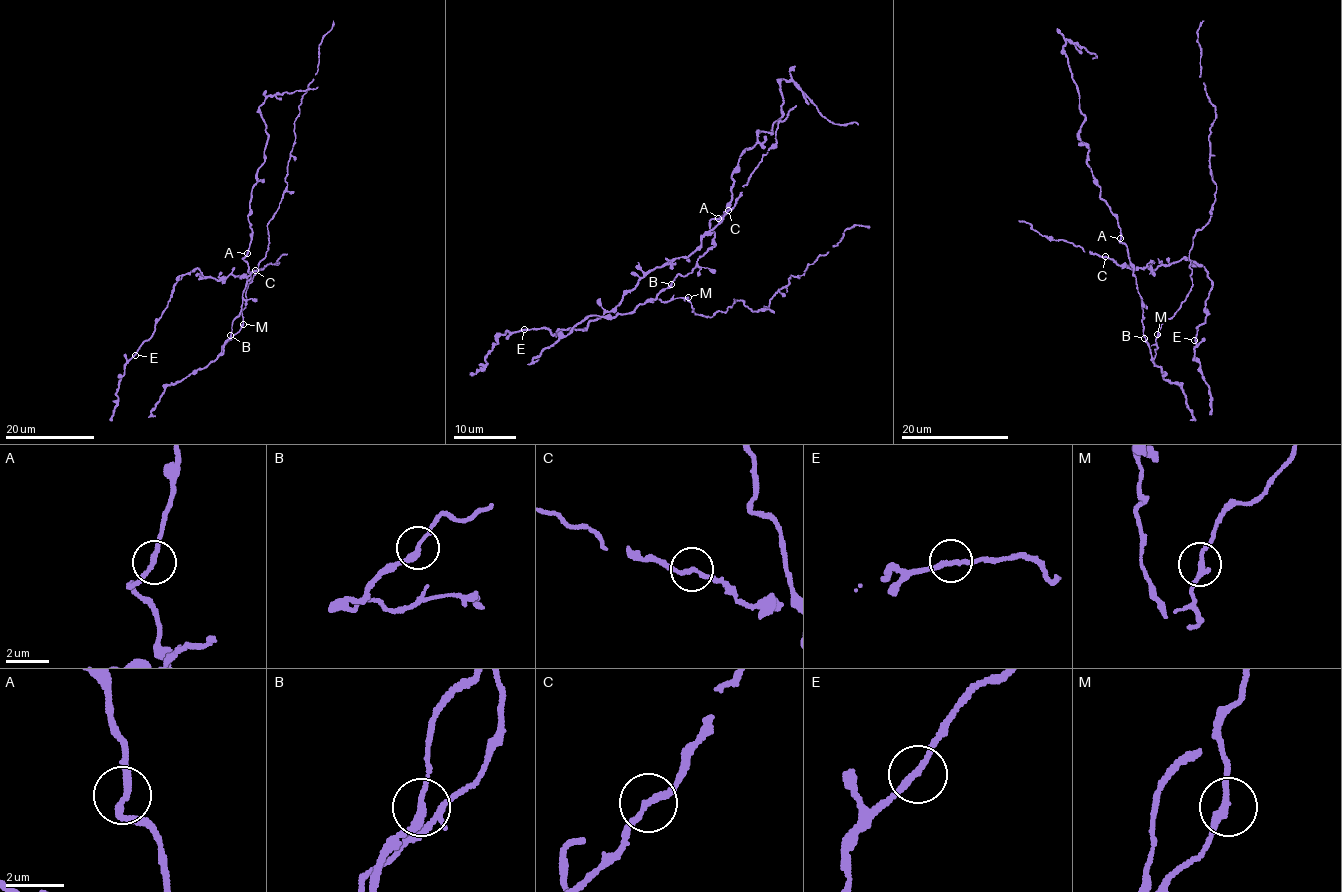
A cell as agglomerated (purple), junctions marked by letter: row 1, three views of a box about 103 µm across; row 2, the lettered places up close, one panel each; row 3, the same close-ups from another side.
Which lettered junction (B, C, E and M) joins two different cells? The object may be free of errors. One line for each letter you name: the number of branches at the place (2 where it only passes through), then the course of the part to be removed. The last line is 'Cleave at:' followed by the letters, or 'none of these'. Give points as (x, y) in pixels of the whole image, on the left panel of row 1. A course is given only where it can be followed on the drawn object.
Cleave at: none of these

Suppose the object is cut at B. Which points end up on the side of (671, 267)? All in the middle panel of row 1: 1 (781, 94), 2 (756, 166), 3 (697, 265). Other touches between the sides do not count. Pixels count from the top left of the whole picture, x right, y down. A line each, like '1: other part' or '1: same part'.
1: other part
2: same part
3: other part

